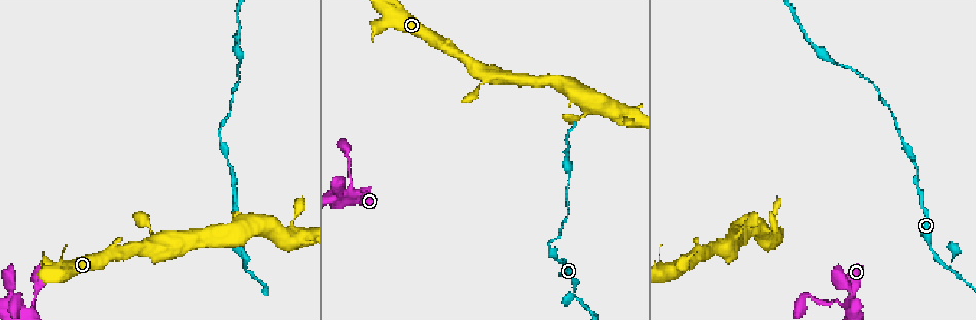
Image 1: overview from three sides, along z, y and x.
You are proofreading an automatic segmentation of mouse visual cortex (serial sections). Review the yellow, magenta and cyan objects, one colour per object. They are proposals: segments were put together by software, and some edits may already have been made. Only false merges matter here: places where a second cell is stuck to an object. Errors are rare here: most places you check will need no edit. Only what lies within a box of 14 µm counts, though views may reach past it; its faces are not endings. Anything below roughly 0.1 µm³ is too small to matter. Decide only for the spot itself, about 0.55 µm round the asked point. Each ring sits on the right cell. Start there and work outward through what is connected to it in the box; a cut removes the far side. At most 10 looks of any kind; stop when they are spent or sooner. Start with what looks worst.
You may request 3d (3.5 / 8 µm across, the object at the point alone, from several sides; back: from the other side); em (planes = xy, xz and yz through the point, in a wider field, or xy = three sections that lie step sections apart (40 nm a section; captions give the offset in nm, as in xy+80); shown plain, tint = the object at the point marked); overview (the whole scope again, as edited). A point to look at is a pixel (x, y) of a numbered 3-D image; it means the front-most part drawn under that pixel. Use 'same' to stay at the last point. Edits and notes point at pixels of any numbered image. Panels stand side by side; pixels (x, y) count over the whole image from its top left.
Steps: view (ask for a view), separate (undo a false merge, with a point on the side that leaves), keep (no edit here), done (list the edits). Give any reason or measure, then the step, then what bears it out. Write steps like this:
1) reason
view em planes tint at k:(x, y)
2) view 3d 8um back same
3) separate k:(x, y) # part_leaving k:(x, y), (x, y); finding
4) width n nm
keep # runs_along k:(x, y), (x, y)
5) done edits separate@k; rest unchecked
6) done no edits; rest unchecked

abrupt turn
view 3d 3.5um at 1:(244, 266)

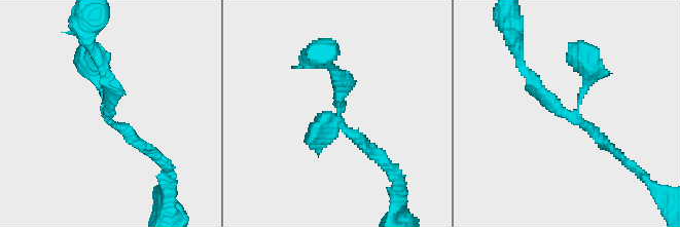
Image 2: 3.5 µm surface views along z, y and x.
need the tissue
view em xy step 5 tint at 2:(560, 107)

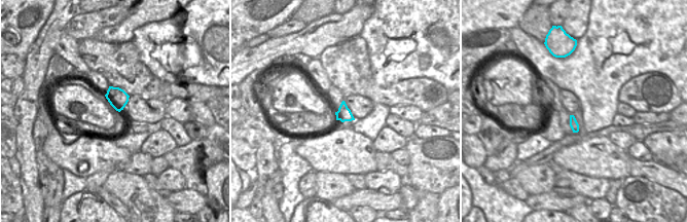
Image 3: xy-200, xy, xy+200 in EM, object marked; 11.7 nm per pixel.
keep # runs_along 2:(520, 53), (565, 114), (577, 108), (588, 67); all the same cell

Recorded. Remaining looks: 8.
sharp bend
view 3d 3.5um back at 1:(35, 305)

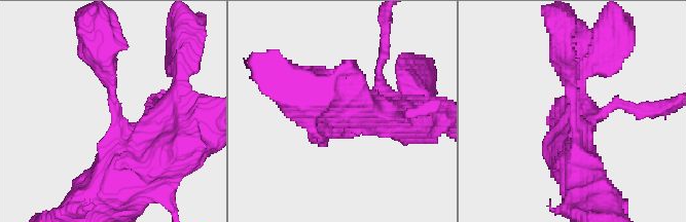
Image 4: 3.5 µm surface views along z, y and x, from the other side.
arms 4; arm_widths 250, 300, 450, 450 nm
view em xy step 5 tint at 4:(115, 115)

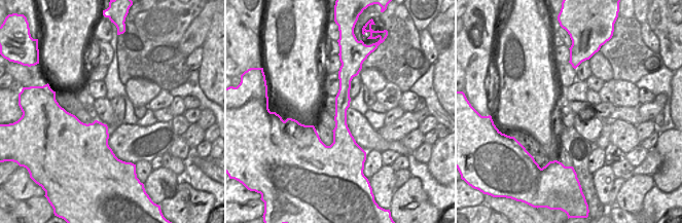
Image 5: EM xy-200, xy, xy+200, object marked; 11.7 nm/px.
keep # runs_along 5:(347, 70), (340, 148), (334, 158); one cell here

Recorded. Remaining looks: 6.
thick turns thin
view 3d 8um at 1:(15, 296)

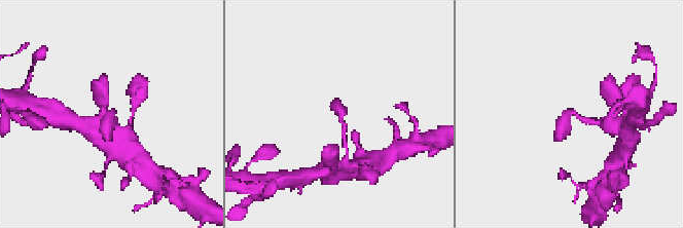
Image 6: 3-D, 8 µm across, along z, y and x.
need the tissue
view em planes tint at 6:(112, 115)

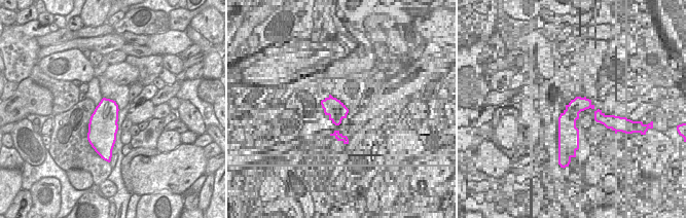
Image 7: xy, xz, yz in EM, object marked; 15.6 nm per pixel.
keep # runs_along 6:(590, 122), (569, 112), (559, 140); all the same cell

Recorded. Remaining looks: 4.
narrows sharply
view 3d 3.5um back at 1:(479, 85)

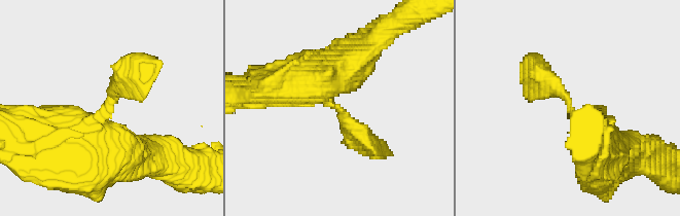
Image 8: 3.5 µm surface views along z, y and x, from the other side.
shape alone is not enough
view em xy step 3 tint at 8:(111, 96)

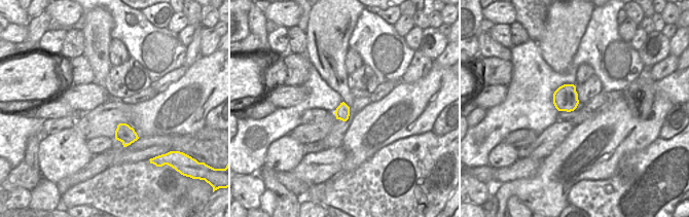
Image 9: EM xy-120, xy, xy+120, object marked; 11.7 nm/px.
keep # runs_along 8:(602, 155), (563, 92), (528, 67); all the same cell

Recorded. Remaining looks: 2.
done no edits; rest unchecked

